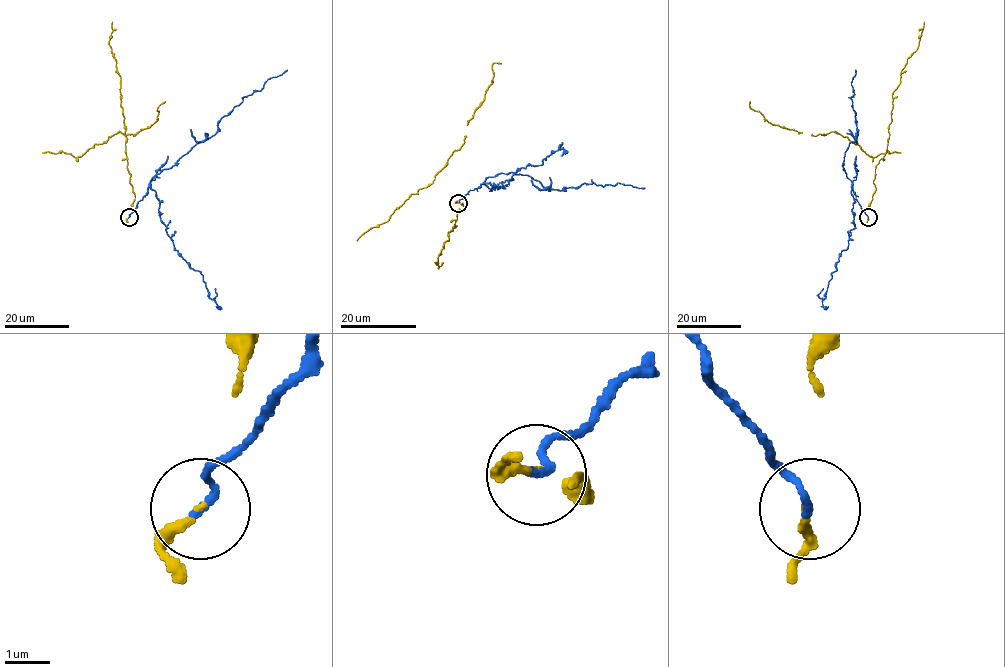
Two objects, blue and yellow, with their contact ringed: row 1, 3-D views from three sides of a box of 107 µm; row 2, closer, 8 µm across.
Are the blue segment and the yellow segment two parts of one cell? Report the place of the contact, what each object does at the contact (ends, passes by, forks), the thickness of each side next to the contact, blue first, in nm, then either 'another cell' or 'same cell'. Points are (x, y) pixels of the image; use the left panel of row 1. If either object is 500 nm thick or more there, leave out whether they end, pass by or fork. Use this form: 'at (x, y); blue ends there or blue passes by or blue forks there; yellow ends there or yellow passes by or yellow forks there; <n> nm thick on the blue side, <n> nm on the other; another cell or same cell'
at (129, 217); blue ends there; yellow ends there; 160 nm thick on the blue side, 170 nm on the other; another cell

